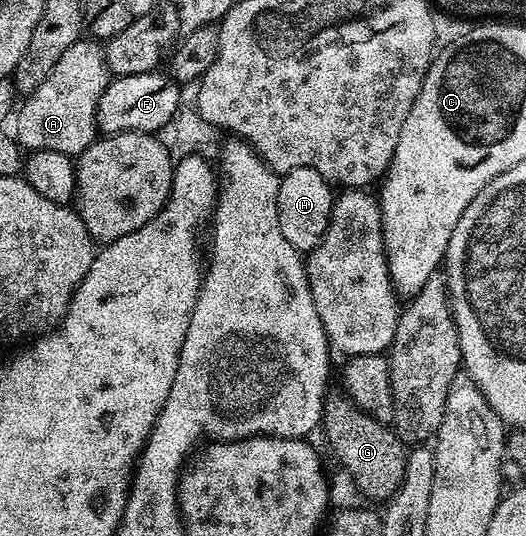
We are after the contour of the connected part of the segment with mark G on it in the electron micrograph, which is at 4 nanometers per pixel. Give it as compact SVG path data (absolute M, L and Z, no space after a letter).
M331 393L322 406L321 433L326 433L326 442L335 460L350 473L359 492L366 498L375 498L379 504L385 503L398 491L404 480L407 443L387 423L368 416L368 412L361 410L345 393L337 393Z

